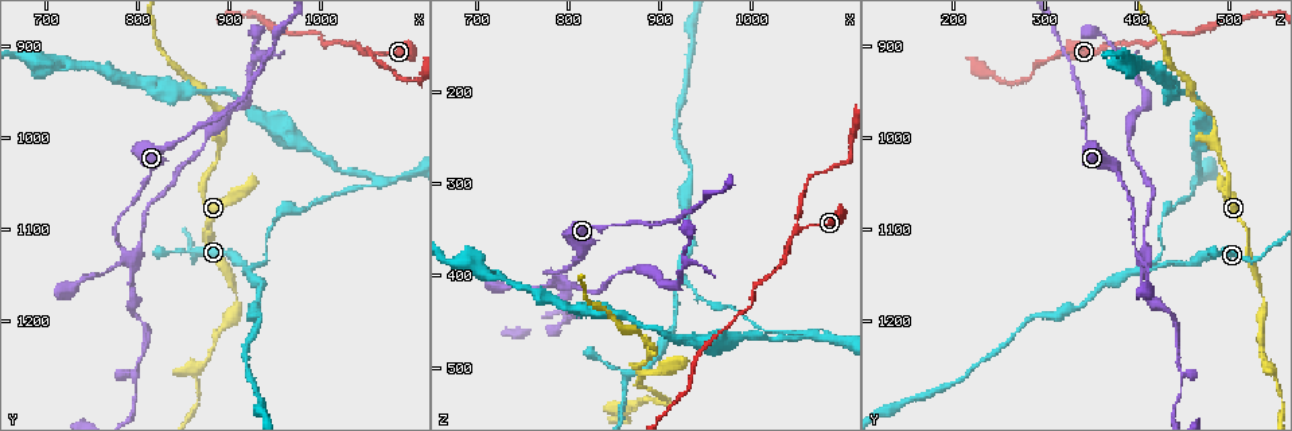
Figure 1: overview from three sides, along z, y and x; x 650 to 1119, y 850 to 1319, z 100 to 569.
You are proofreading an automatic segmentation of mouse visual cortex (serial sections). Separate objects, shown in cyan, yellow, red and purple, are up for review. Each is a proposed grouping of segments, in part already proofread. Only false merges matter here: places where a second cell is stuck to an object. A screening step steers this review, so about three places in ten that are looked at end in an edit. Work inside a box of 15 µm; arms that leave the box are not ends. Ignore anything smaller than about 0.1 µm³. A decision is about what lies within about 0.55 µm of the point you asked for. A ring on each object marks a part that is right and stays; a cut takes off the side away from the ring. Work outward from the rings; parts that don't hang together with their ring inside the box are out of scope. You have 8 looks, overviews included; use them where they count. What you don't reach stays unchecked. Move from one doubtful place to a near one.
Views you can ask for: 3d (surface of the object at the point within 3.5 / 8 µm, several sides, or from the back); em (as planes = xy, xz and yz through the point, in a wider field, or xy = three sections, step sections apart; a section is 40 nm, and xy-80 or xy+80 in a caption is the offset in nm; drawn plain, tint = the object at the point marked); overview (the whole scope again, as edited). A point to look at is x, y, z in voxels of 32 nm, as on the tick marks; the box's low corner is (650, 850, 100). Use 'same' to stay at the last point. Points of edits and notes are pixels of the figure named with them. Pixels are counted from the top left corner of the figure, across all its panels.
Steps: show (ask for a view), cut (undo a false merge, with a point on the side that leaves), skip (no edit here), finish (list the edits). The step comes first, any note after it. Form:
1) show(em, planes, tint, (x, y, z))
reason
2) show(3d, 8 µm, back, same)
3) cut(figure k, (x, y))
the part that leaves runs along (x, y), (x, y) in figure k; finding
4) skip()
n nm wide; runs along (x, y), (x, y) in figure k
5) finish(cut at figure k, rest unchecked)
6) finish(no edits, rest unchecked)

show(3d, 3.5 µm, (1055, 910, 350))
arms part here

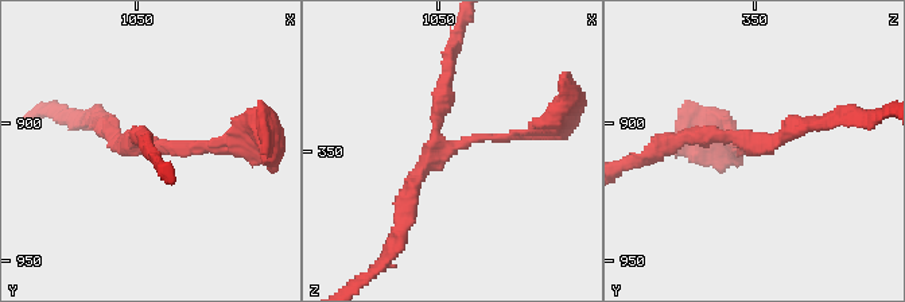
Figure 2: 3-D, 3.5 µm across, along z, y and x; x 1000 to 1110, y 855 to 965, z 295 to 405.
show(em, planes, tint, (1051, 908, 350))
3 arms; arms of 100, 200, 200 nm

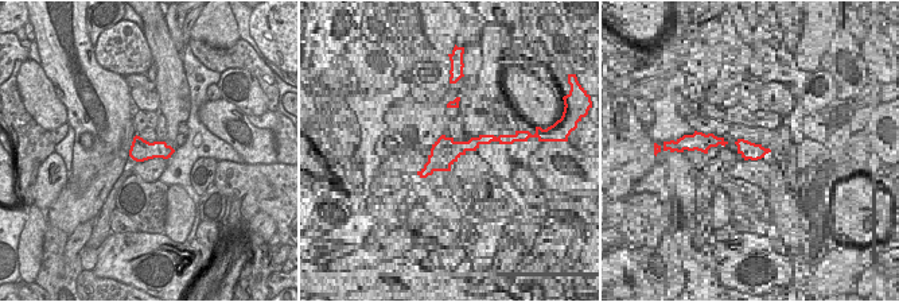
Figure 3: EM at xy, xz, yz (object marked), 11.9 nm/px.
skip()
runs along (528, 131), (442, 148), (400, 217) in figure 2; one cell here

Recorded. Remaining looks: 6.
show(3d, 3.5 µm, (895, 980, 485))
sharp bend

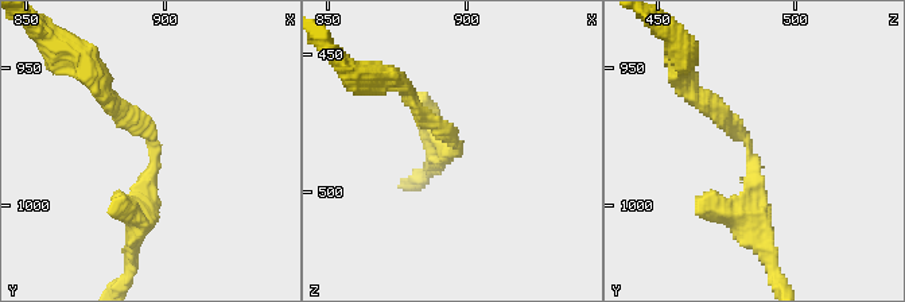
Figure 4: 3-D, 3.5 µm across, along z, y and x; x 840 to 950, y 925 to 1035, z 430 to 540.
show(em, xy, step 2, tint, (897, 980, 485))
arms of 200, 300 nm; shape alone is not enough

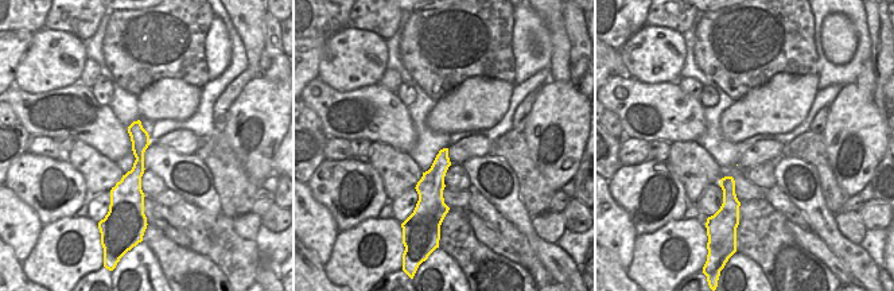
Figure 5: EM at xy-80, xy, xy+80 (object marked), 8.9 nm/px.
skip()
runs along (136, 124), (139, 202) in figure 5; one cell here

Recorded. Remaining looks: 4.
show(3d, 8 µm, (920, 1140, 405))
abrupt turn

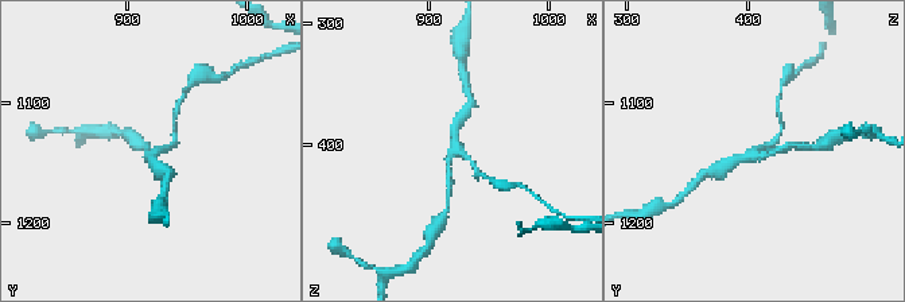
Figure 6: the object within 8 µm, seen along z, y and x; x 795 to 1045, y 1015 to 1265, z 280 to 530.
show(3d, 3.5 µm, (924, 1142, 406))

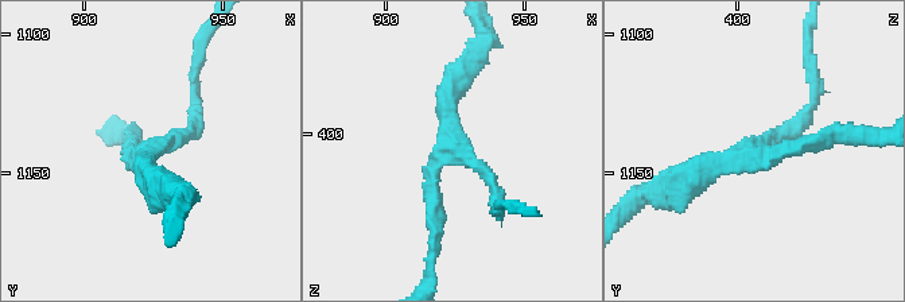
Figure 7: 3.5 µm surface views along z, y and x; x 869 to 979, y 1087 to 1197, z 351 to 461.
show(em, xy, step 3, tint, (921, 1143, 405))
shape alone is not enough

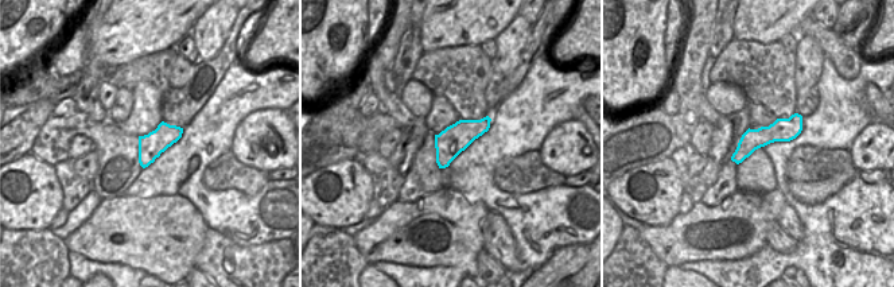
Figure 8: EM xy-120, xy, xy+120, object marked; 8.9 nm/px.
skip()
runs along (799, 119), (754, 139), (735, 158) in figure 8; continuous, no second cell

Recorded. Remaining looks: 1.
finish(no edits, rest unchecked)

